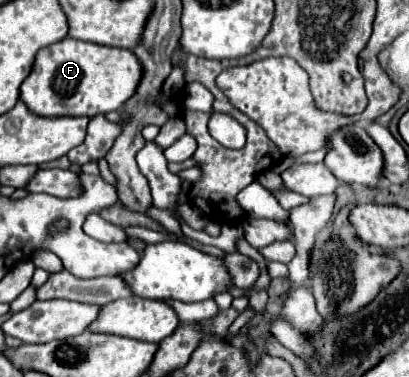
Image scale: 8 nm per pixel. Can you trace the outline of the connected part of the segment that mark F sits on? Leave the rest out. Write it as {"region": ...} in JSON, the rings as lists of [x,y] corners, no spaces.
{"region":[[[64,38],[36,54],[34,68],[20,88],[20,98],[40,116],[70,114],[92,118],[122,108],[136,94],[140,78],[142,64],[130,50]]]}

